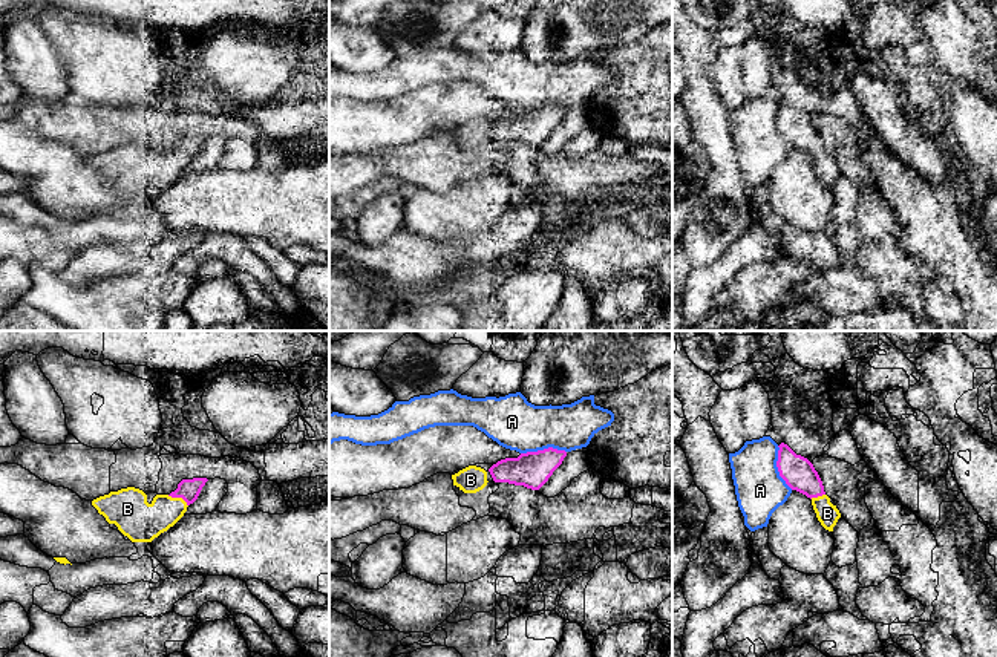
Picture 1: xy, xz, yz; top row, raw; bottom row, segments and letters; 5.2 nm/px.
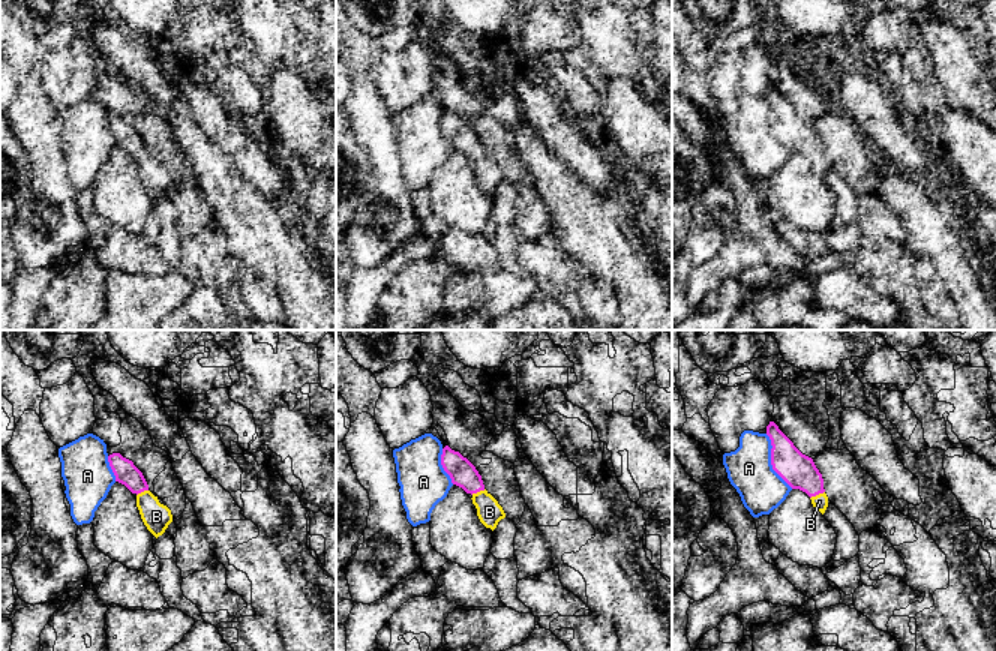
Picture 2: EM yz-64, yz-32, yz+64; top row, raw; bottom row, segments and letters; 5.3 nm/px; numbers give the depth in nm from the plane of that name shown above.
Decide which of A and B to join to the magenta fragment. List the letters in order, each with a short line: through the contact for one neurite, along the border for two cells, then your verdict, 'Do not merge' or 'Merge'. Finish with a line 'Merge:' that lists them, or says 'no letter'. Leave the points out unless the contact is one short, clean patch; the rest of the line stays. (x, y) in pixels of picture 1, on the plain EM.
A: Do not merge
B: Merge
Merge: B

